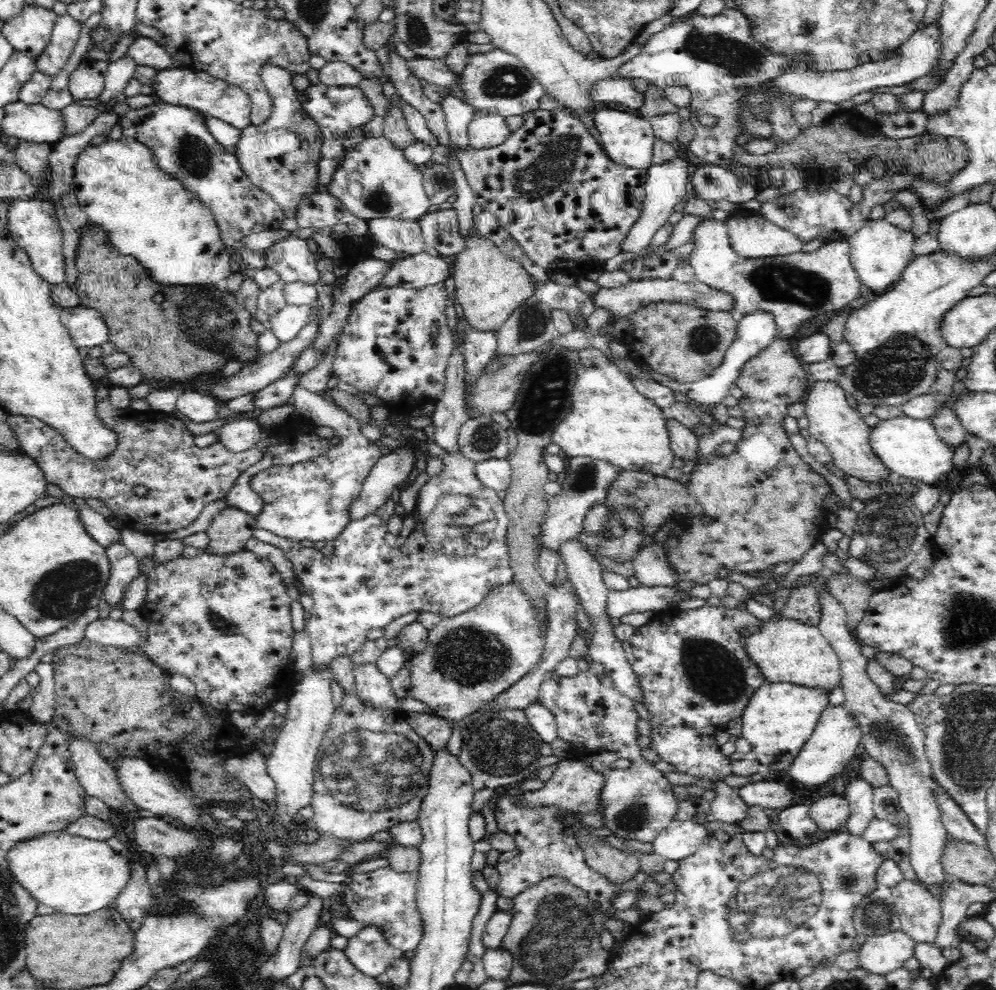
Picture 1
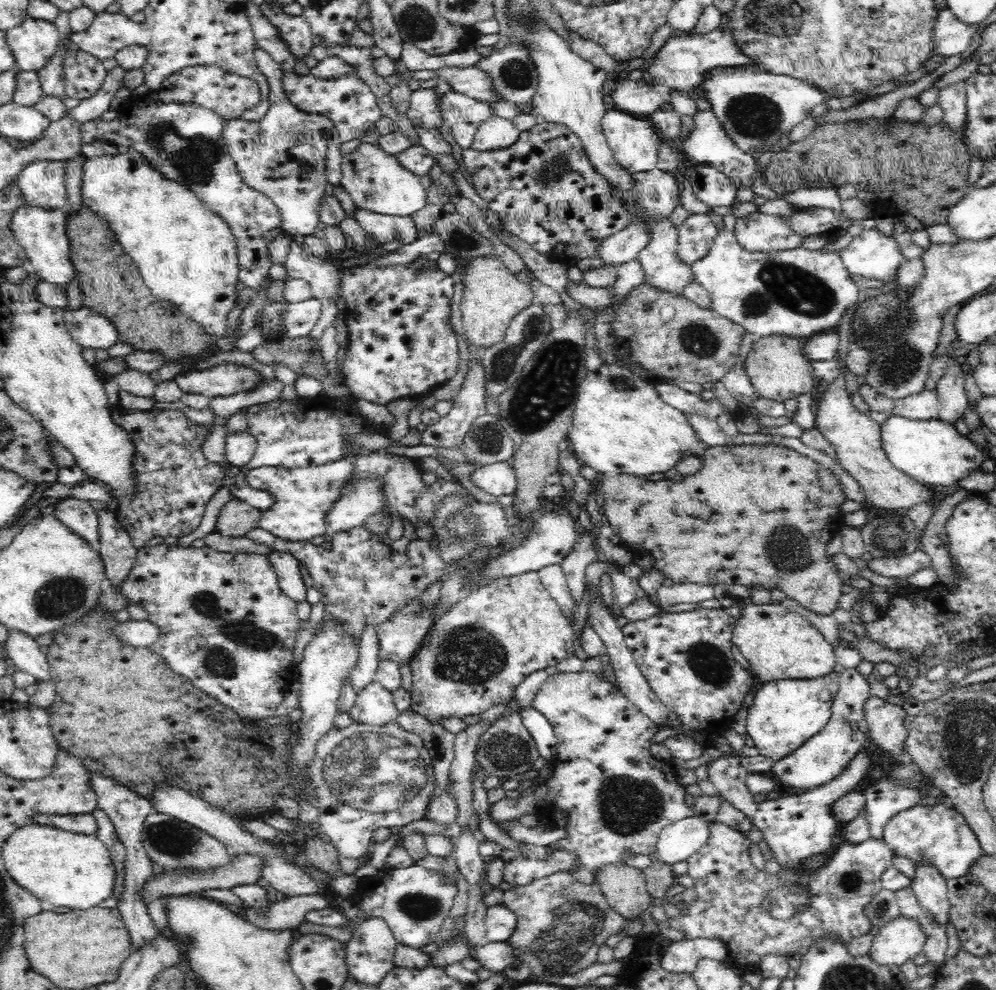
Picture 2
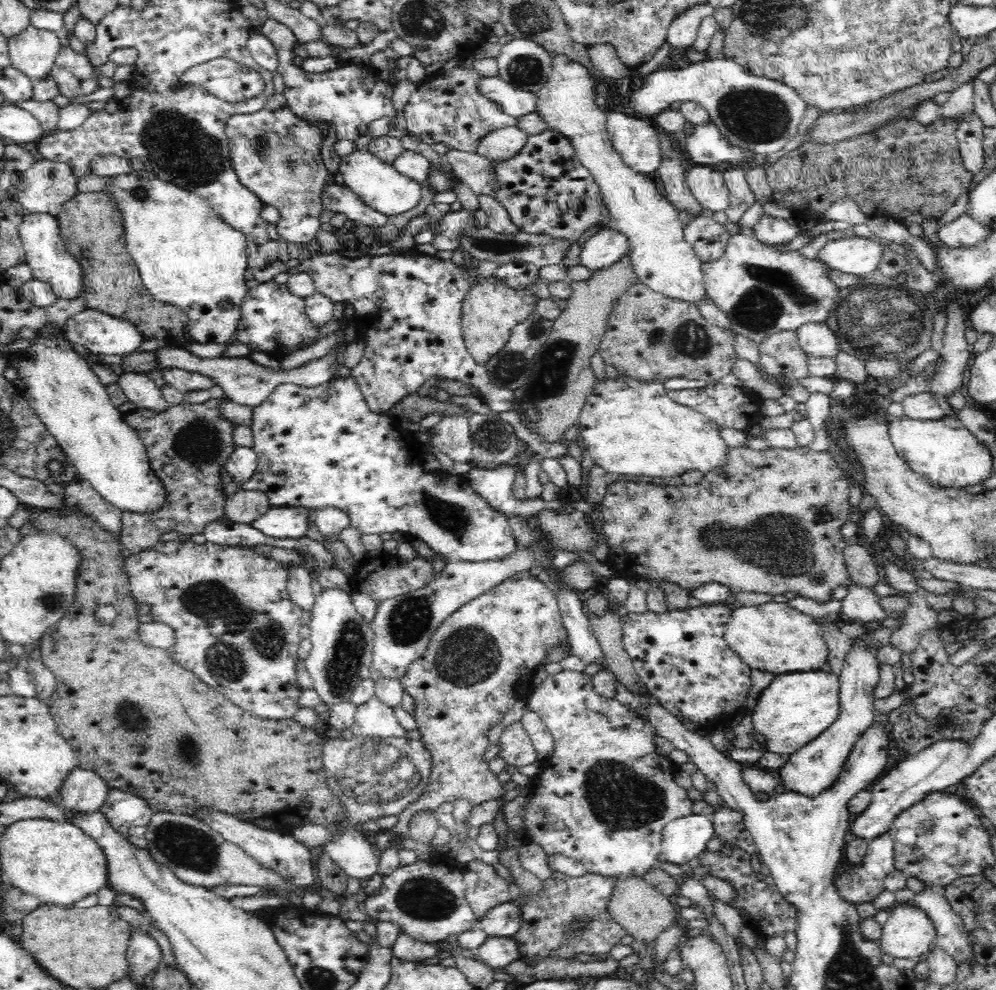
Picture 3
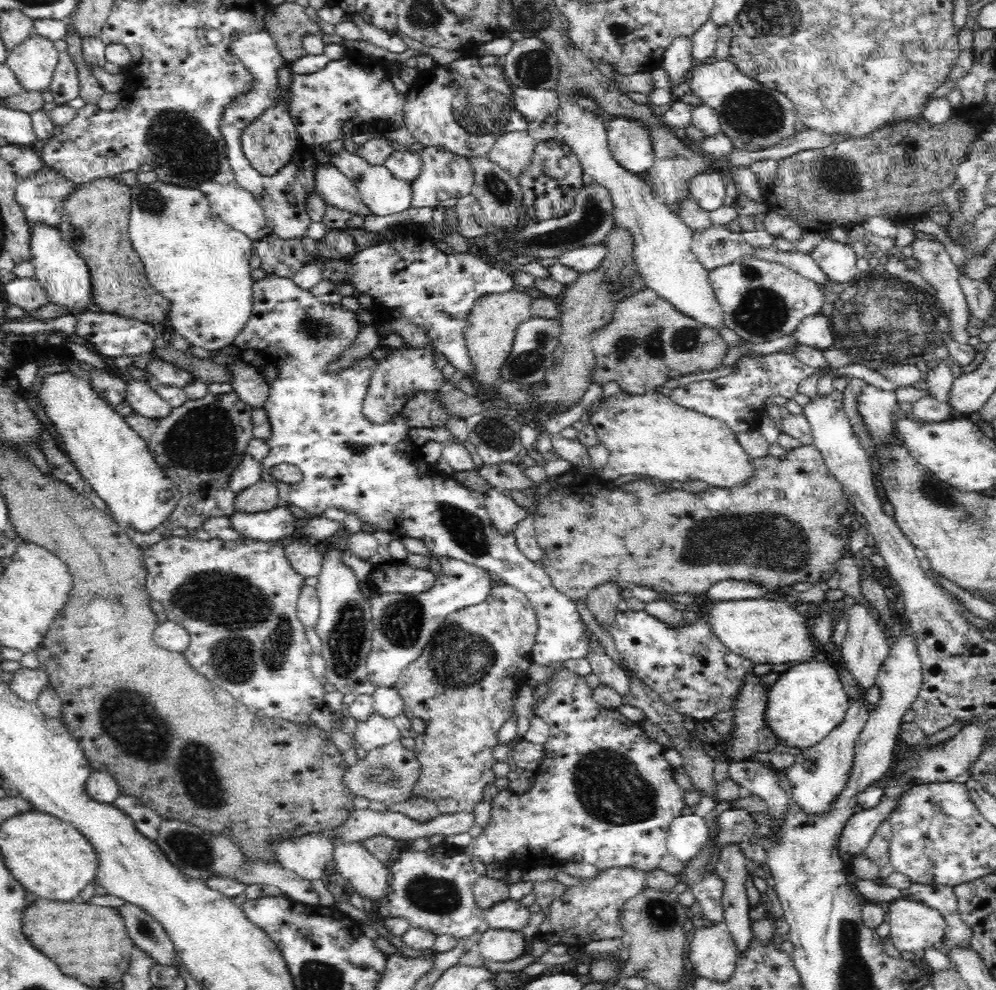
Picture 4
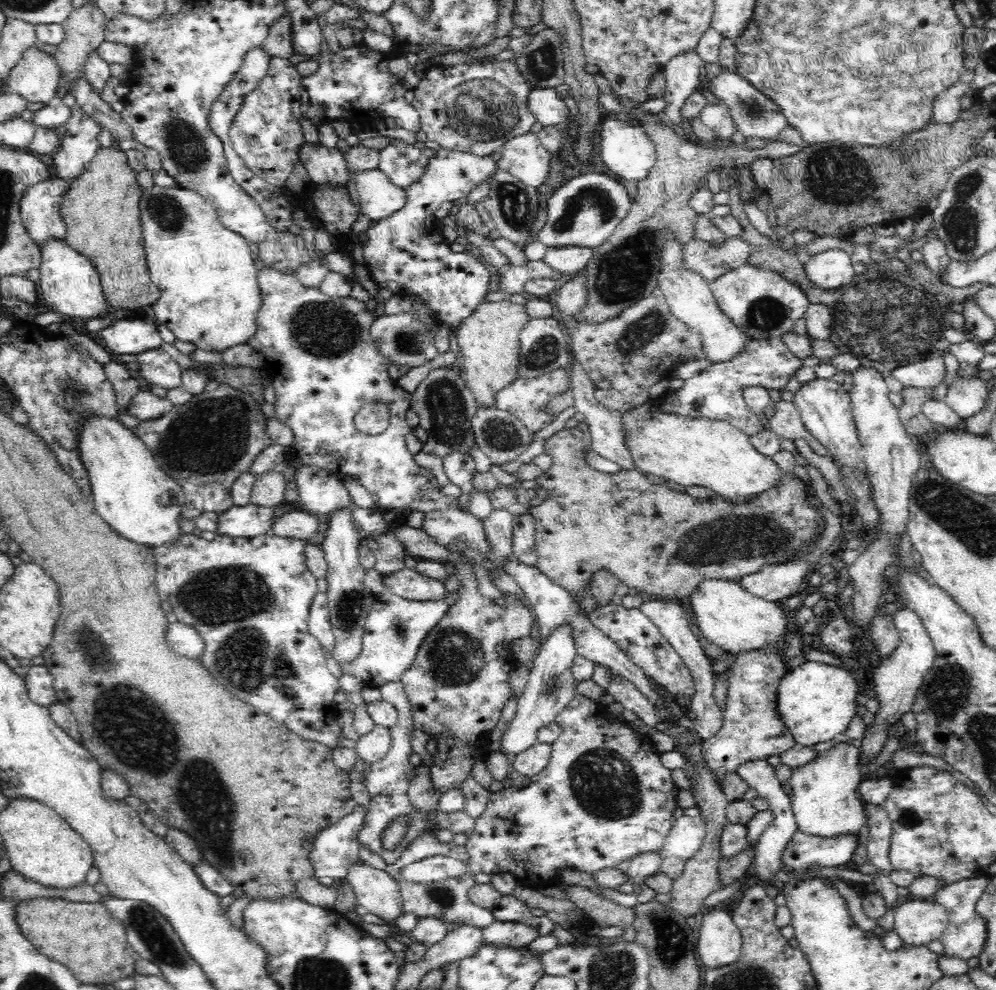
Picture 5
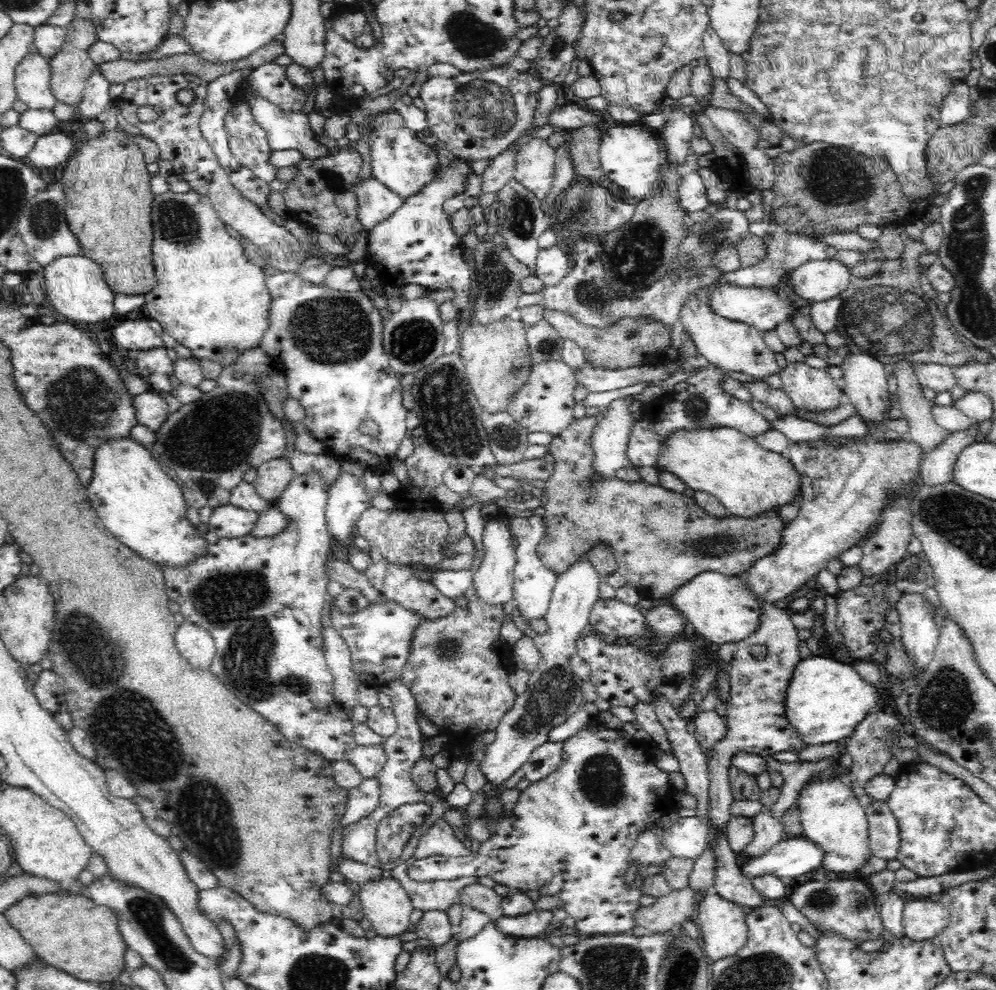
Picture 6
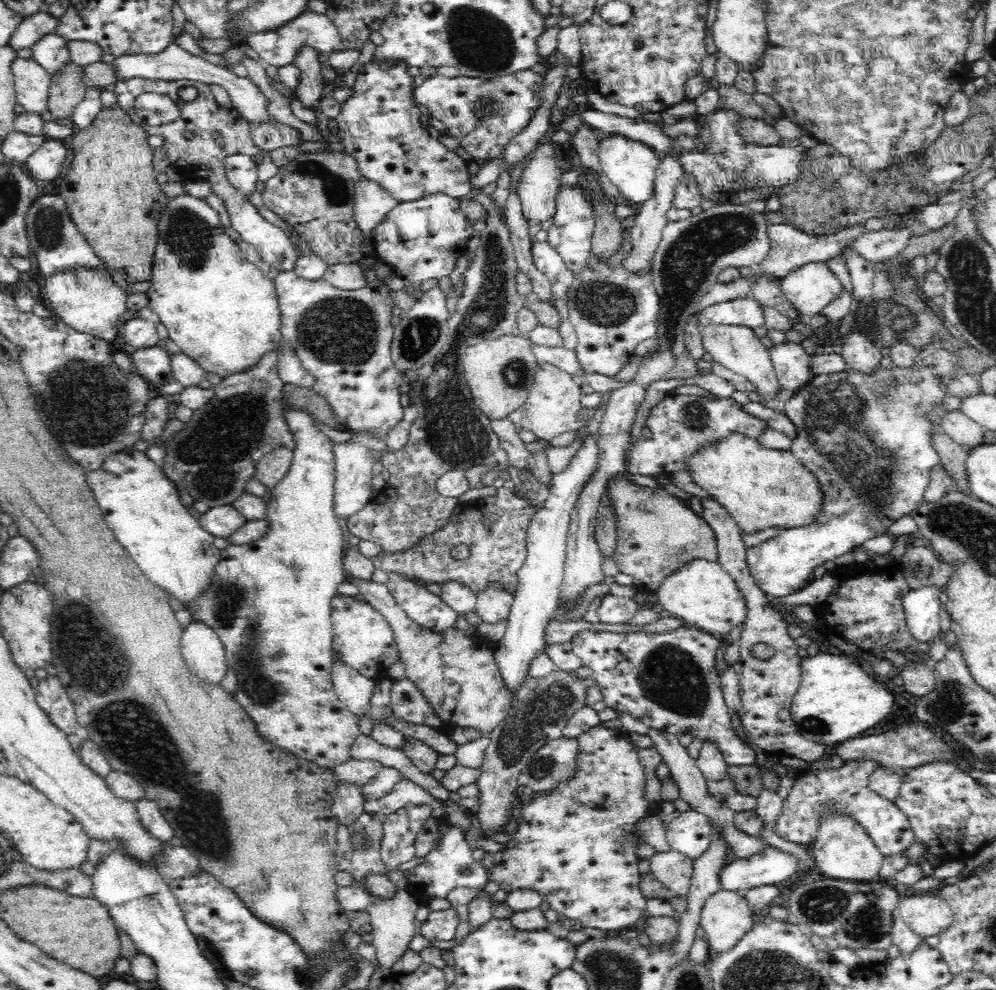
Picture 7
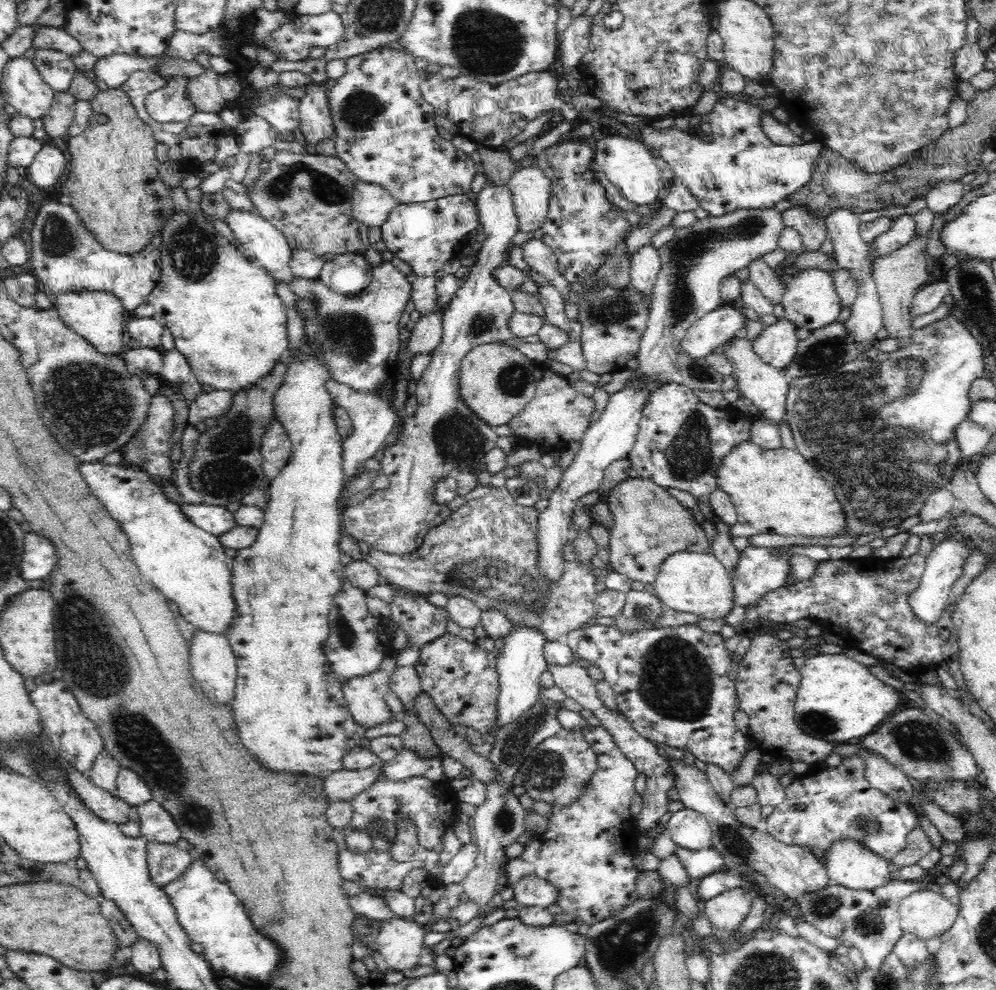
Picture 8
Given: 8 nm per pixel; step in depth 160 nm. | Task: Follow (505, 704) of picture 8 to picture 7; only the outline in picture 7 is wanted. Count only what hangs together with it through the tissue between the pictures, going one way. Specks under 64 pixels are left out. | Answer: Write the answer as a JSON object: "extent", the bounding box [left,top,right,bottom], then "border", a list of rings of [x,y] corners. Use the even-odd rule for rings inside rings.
{"extent":[494,432,600,692],"border":[[[598,432],[588,435],[576,451],[576,455],[570,459],[566,470],[554,474],[544,508],[537,510],[528,526],[527,558],[518,571],[518,584],[514,590],[505,635],[501,641],[496,642],[494,653],[501,677],[509,690],[526,692],[524,682],[526,678],[530,678],[528,668],[532,660],[546,650],[544,629],[554,617],[560,602],[558,596],[564,580],[569,523],[579,495],[587,484],[588,478],[596,471],[596,462],[600,456],[598,440],[600,440]]]}

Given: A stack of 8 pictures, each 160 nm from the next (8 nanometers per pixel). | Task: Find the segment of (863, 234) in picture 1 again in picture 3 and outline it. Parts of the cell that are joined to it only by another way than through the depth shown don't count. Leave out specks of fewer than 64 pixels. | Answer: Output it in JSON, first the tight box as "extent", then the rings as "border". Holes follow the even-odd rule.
{"extent":[817,234,882,277],"border":[[[849,234],[839,240],[827,241],[817,258],[828,269],[861,277],[877,272],[882,253],[878,242]]]}

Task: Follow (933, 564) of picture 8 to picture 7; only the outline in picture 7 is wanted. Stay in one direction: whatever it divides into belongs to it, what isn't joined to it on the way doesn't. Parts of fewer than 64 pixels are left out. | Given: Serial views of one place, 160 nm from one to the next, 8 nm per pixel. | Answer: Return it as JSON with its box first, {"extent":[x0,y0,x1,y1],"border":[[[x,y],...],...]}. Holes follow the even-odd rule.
{"extent":[903,586,944,643],"border":[[[921,586],[912,589],[903,598],[903,608],[905,611],[906,623],[910,635],[922,643],[930,642],[940,631],[940,610],[943,609],[944,602],[940,599],[940,588],[934,586]]]}

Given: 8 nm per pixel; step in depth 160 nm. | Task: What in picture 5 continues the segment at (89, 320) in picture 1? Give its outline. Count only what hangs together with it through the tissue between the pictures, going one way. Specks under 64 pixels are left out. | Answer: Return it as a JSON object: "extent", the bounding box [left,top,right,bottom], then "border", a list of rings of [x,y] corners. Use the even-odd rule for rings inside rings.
{"extent":[90,315,162,354],"border":[[[120,315],[115,323],[112,323],[106,328],[90,334],[95,340],[97,340],[103,348],[116,354],[136,354],[146,352],[162,346],[162,338],[158,333],[157,324],[149,323],[143,317],[133,318],[128,315]]]}

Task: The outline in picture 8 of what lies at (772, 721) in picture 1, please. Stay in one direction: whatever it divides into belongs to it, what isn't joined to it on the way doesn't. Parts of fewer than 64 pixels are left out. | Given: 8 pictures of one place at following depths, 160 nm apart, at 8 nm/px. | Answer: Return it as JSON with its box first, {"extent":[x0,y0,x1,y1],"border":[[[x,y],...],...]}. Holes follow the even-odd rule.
{"extent":[795,653,900,743],"border":[[[818,653],[805,659],[799,668],[801,672],[800,686],[795,700],[795,717],[797,725],[804,733],[814,738],[831,743],[850,743],[872,734],[896,710],[900,704],[900,696],[892,686],[880,680],[880,673],[849,658],[844,653]]]}

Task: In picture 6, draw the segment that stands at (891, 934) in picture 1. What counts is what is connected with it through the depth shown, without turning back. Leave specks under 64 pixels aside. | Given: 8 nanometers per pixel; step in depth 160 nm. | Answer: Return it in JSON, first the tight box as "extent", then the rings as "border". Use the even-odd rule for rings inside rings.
{"extent":[902,898,950,940],"border":[[[917,898],[905,902],[902,925],[905,936],[912,940],[931,940],[950,922],[950,911],[935,898]]]}

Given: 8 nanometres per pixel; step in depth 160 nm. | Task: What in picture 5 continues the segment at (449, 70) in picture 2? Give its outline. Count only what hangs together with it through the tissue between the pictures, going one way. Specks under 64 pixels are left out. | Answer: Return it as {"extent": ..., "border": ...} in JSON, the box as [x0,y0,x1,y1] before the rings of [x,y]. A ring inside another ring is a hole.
{"extent":[526,88,570,127],"border":[[[532,88],[526,103],[534,118],[544,127],[562,127],[564,120],[568,120],[570,116],[570,110],[564,101],[554,88]]]}

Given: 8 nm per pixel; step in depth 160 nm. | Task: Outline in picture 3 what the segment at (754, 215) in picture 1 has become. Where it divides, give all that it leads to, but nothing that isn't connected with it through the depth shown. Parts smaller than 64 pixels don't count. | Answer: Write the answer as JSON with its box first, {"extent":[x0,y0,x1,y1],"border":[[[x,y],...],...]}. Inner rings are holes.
{"extent":[754,214,801,245],"border":[[[768,214],[762,216],[754,226],[756,239],[766,245],[786,244],[801,234],[798,223],[790,224],[785,219]]]}

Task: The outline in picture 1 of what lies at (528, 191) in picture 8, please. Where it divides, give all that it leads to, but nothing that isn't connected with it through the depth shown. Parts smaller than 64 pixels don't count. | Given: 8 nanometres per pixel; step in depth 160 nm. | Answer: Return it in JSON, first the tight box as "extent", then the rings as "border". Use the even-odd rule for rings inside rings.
{"extent":[468,113,510,149],"border":[[[477,113],[468,126],[469,146],[476,149],[495,148],[510,134],[506,119],[497,114]]]}

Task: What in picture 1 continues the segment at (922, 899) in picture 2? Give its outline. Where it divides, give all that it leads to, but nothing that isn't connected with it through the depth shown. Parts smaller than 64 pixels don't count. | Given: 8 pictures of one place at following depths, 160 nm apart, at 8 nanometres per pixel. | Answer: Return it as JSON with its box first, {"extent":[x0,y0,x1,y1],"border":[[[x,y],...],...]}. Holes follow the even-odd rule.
{"extent":[818,589,949,886],"border":[[[829,589],[820,590],[822,617],[818,628],[822,636],[829,642],[831,648],[841,661],[841,682],[845,695],[842,705],[856,719],[856,724],[862,731],[861,742],[868,755],[884,765],[888,773],[888,785],[896,789],[899,803],[909,818],[910,854],[912,870],[916,873],[916,882],[924,886],[940,886],[948,879],[946,871],[940,862],[944,844],[949,838],[947,830],[941,821],[939,804],[935,803],[933,792],[942,789],[932,778],[930,761],[926,757],[924,732],[920,730],[915,714],[907,707],[887,700],[867,673],[869,661],[860,651],[860,645],[850,636],[847,628],[847,615],[842,604],[829,593]]]}

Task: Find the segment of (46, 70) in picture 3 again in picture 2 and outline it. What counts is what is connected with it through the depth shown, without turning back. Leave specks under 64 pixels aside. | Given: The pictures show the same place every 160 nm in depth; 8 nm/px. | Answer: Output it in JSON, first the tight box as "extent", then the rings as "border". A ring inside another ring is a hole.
{"extent":[5,17,60,71],"border":[[[27,17],[22,24],[8,30],[5,38],[16,60],[16,66],[20,71],[40,71],[57,54],[60,48],[60,32],[56,24],[51,21],[36,20]]]}

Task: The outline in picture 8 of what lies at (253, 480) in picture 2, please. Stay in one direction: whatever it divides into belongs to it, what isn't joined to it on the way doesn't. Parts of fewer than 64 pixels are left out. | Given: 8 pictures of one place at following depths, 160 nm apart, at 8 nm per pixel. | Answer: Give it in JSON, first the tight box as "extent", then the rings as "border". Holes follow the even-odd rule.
{"extent":[182,504,235,536],"border":[[[182,504],[182,513],[202,531],[213,536],[230,532],[235,524],[232,507],[207,506],[204,504]]]}

